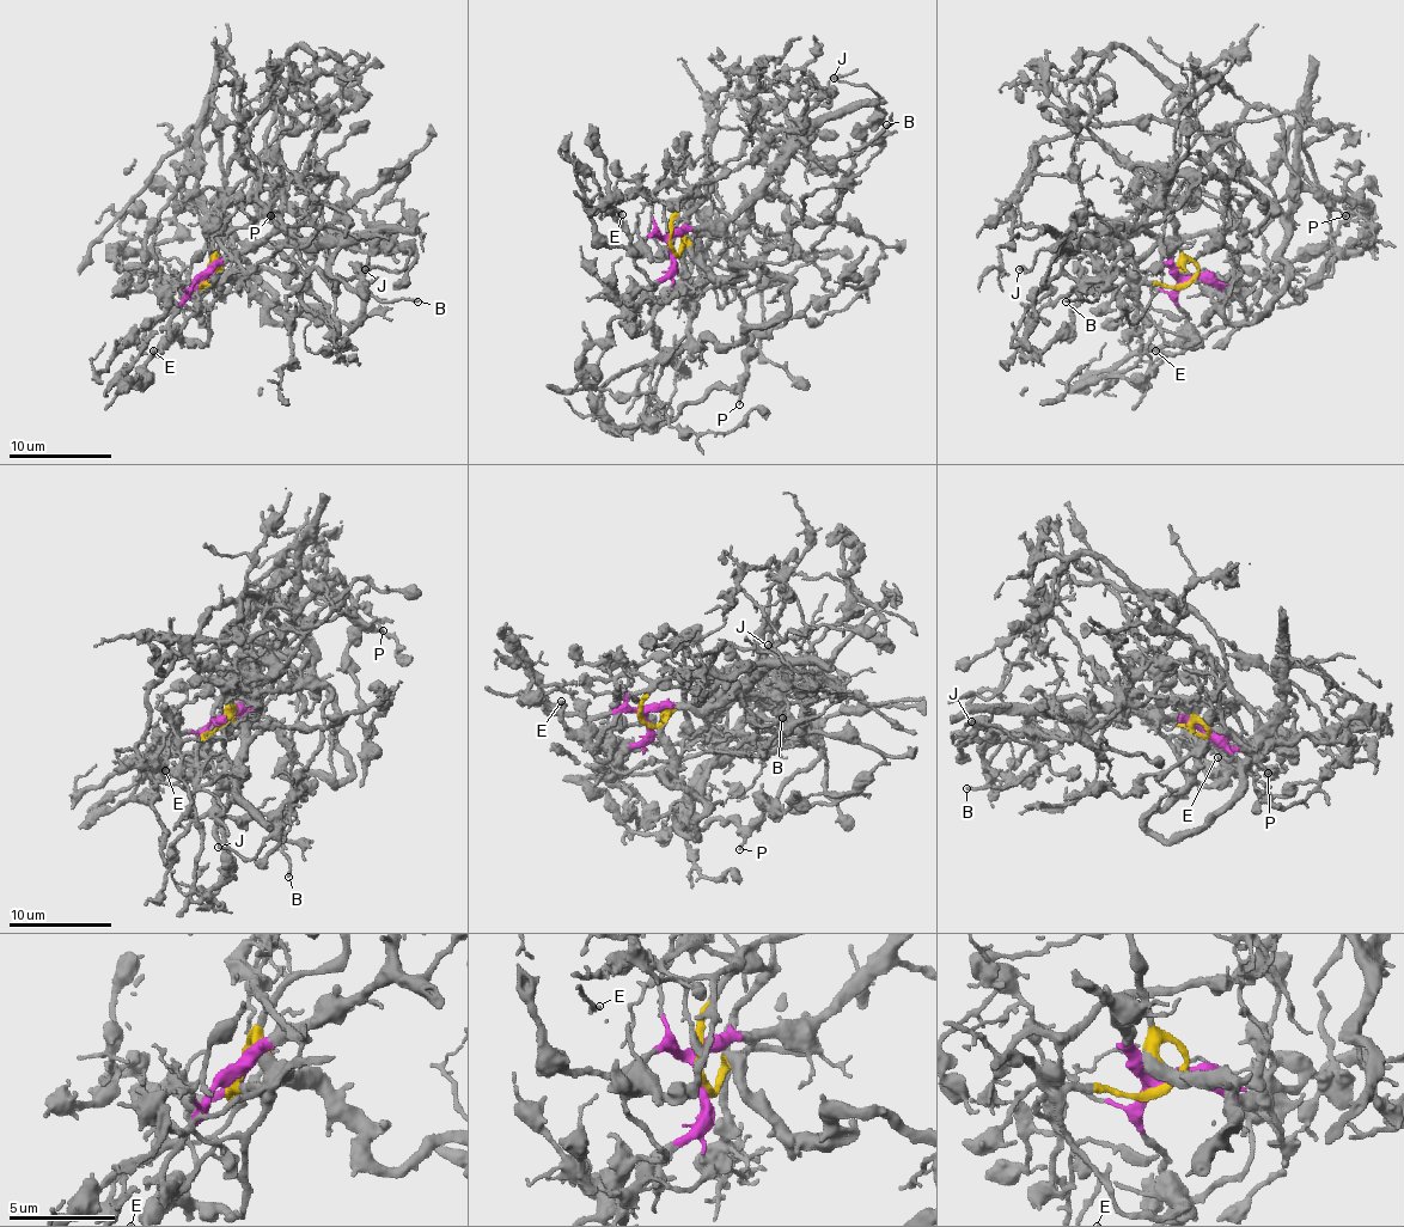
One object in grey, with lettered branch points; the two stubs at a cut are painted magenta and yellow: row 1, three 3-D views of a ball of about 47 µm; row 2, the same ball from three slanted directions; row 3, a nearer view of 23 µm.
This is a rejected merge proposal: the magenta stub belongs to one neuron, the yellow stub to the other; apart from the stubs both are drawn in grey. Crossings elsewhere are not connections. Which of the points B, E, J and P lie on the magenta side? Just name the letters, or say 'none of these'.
B

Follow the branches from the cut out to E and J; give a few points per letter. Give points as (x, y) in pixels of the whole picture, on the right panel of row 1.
E: (1190, 280), (1136, 285), (1127, 293), (1134, 300), (1134, 324), (1154, 367), (1163, 356), (1154, 349)
J: (1190, 280), (1198, 267), (1174, 237), (1172, 195), (1203, 175), (1157, 221), (1091, 231), (1018, 270)

